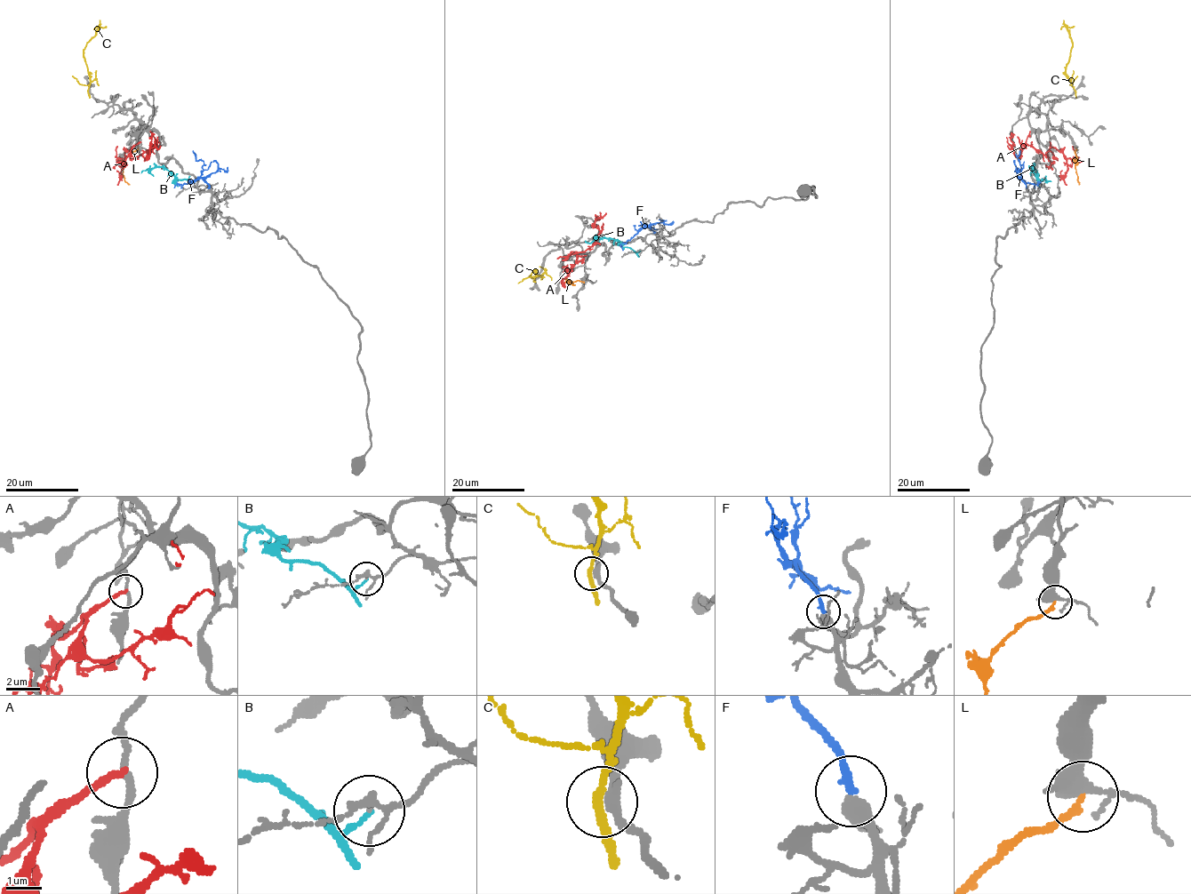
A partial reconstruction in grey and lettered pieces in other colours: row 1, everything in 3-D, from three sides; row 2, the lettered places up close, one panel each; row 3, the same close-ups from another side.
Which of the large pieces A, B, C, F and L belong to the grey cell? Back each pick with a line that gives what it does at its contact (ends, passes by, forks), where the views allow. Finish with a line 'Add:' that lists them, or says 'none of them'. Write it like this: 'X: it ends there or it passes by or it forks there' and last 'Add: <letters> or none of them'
F: it ends there
Add: F

